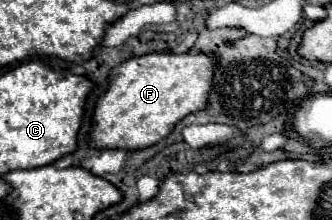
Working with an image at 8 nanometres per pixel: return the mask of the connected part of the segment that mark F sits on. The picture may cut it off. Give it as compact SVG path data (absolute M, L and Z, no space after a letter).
M150 52L122 62L110 74L110 88L96 102L90 146L142 150L160 142L184 116L206 108L216 62L216 52Z

